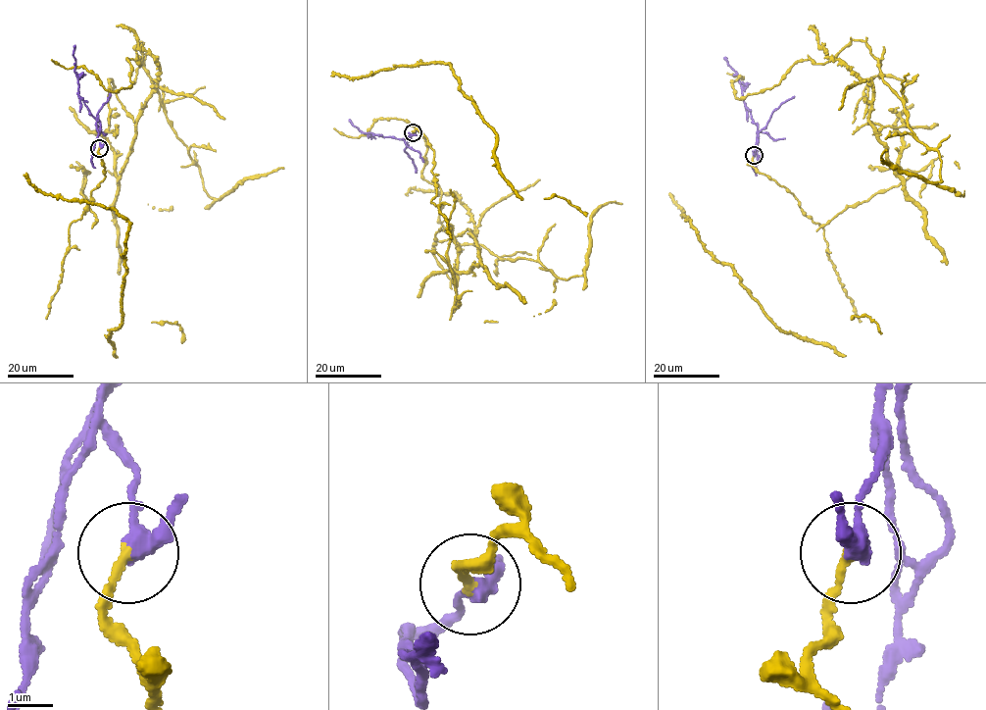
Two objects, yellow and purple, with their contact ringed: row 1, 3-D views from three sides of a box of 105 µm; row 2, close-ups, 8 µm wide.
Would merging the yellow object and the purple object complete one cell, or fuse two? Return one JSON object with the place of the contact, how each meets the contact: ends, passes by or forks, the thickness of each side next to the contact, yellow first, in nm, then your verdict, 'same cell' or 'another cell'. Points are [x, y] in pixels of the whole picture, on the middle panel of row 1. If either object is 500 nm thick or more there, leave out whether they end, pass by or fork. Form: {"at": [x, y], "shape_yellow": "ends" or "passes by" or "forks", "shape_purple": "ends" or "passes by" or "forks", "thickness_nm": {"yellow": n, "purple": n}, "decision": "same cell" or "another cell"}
{"at": [413, 132], "shape_yellow": "ends", "shape_purple": "passes by", "thickness_nm": {"yellow": 200, "purple": 320}, "decision": "another cell"}

